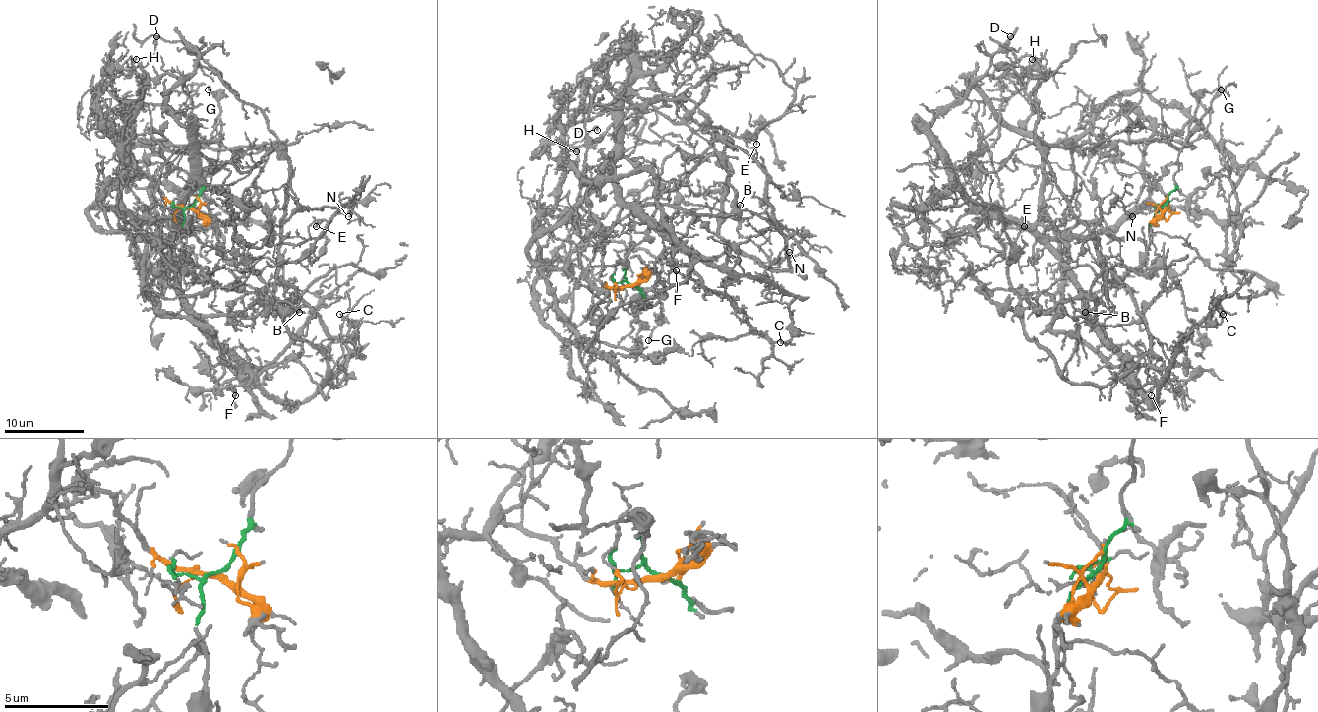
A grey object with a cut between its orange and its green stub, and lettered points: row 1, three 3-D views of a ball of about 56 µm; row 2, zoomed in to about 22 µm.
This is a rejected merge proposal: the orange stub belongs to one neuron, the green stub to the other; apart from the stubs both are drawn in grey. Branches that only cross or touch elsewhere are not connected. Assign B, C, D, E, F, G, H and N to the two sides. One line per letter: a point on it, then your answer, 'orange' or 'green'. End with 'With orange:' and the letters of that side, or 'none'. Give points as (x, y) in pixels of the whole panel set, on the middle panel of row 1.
B: at (740, 205); orange
C: at (780, 342); orange
D: at (597, 130); orange
E: at (756, 144); green
F: at (676, 270); orange
G: at (648, 340); green
H: at (576, 151); orange
N: at (789, 252); green
With orange: B, C, D, F, H

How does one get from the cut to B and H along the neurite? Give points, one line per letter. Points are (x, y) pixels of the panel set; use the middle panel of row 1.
B: (629, 285), (606, 287), (576, 267), (544, 269), (528, 247), (608, 167), (624, 202), (697, 213), (740, 206)
H: (629, 285), (544, 269), (528, 247), (608, 157), (629, 53), (608, 68), (626, 111), (576, 151)

